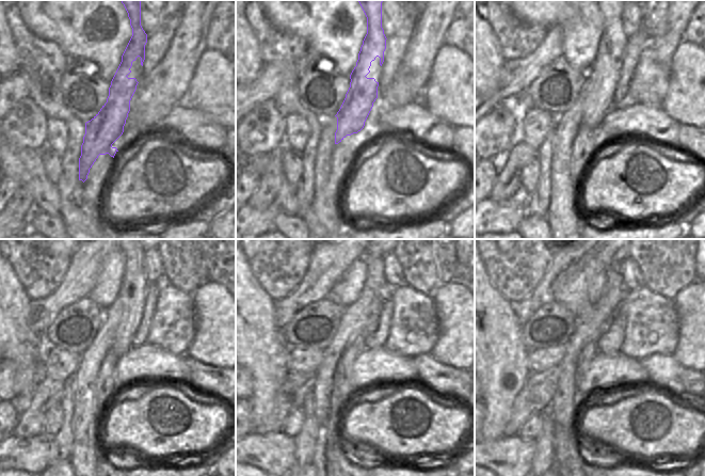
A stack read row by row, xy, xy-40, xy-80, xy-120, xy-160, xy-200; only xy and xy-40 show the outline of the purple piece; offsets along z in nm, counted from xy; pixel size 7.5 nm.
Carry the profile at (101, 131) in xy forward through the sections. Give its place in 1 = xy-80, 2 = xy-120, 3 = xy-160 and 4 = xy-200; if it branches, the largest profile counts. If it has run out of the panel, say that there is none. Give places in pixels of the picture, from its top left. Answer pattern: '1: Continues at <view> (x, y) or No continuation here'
1: Continues at xy-80 (612, 44)
2: Continues at xy-120 (133, 282)
3: Continues at xy-160 (374, 287)
4: Continues at xy-200 (604, 306)

